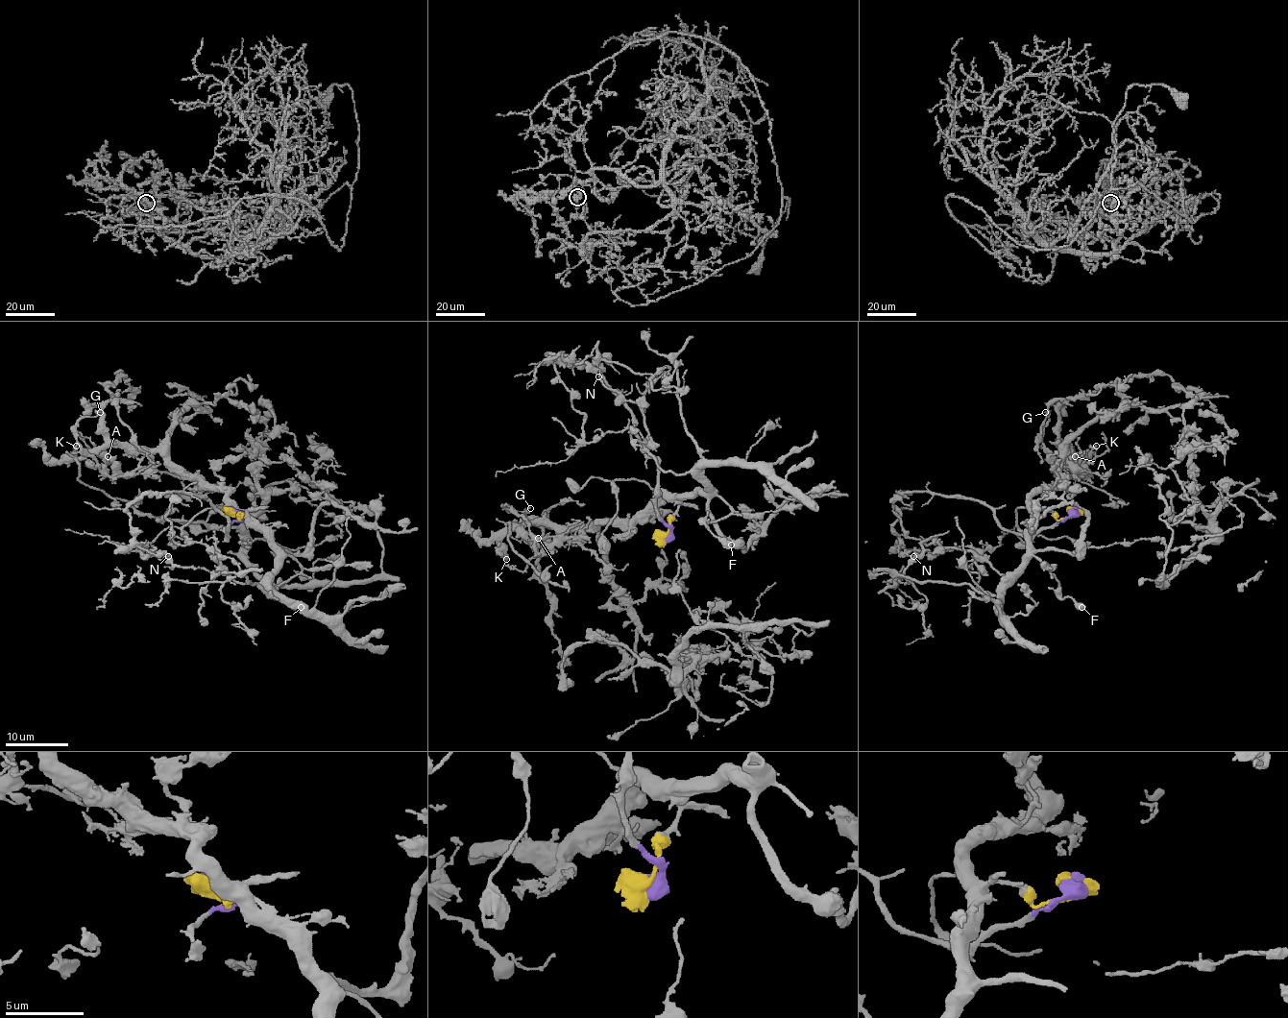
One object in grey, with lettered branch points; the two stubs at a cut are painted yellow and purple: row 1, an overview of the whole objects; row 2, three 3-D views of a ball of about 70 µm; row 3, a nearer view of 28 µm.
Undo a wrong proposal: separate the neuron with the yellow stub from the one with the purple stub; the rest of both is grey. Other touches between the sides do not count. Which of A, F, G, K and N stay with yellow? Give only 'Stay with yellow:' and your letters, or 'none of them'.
Stay with yellow: A, F, G, K

